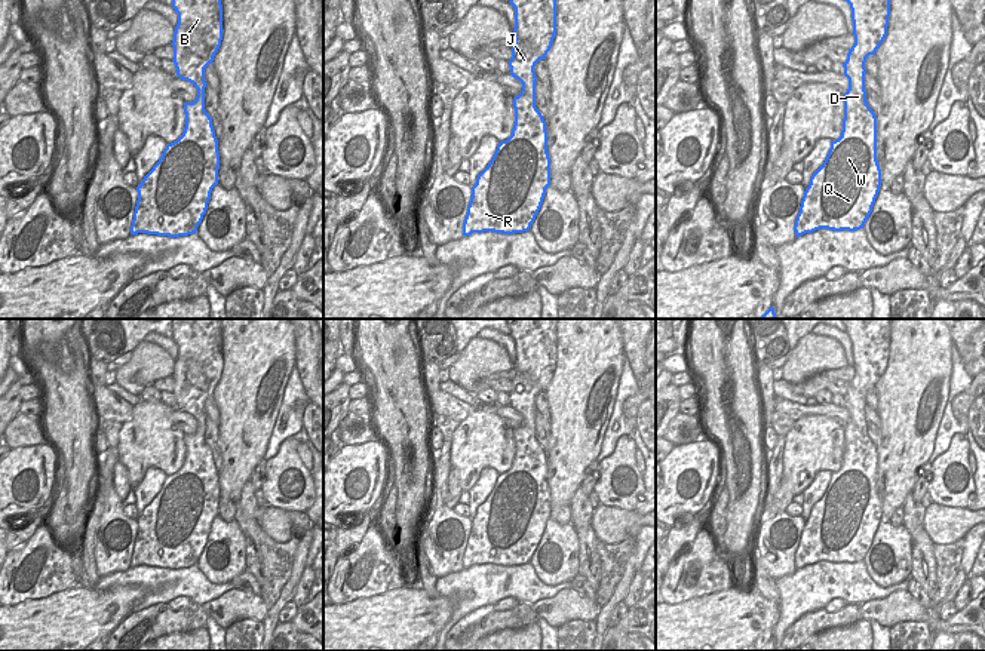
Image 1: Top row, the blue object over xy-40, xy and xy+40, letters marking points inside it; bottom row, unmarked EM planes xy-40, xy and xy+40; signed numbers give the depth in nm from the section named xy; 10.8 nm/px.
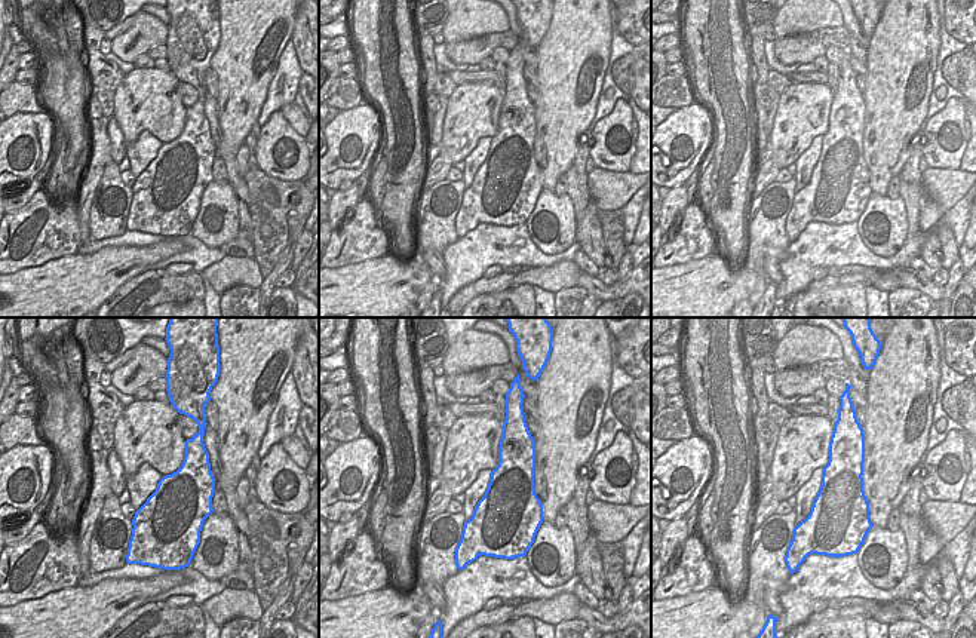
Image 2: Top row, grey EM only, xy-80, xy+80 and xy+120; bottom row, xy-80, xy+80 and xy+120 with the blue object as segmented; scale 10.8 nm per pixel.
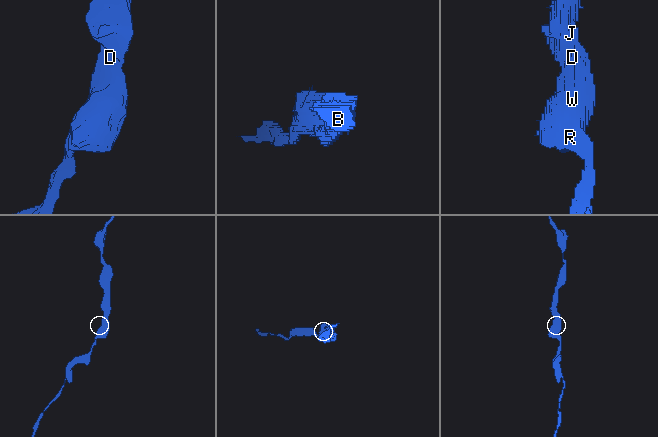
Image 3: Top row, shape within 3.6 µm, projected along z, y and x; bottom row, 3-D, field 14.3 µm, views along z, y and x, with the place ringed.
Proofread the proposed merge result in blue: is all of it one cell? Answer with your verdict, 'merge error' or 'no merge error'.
no merge error

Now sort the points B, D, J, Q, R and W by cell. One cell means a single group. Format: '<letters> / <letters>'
B D J Q R W

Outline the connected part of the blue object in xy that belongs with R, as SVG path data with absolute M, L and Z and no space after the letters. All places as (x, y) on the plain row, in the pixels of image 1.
M507 319L510 337L515 341L515 378L509 393L510 408L522 415L522 423L513 430L515 457L512 467L498 475L488 498L478 507L463 555L463 568L494 564L503 566L524 565L534 555L546 521L550 518L550 489L547 485L547 463L541 445L536 439L534 399L544 391L556 366L556 320L558 319Z

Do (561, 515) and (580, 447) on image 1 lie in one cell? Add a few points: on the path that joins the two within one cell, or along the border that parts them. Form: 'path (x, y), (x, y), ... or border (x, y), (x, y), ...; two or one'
border (568, 504), (562, 504), (551, 513); two

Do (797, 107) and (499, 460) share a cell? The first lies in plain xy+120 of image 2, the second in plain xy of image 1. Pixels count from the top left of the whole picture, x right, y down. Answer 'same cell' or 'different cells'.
same cell

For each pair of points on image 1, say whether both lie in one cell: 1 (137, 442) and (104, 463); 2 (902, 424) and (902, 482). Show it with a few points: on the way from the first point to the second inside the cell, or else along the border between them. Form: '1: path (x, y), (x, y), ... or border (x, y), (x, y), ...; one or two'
1: border (116, 447), (119, 460); two
2: path (902, 439), (898, 454), (898, 464), (901, 467); one

